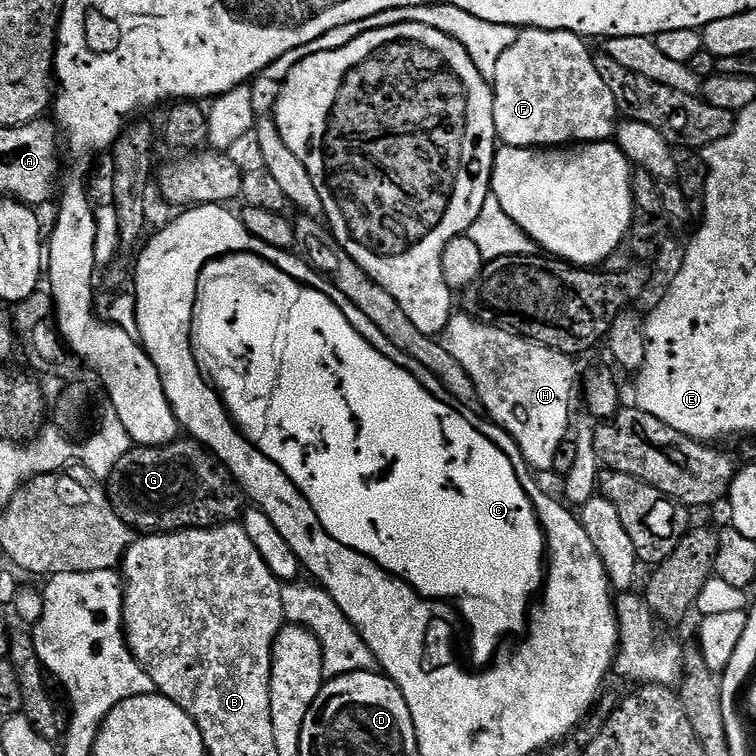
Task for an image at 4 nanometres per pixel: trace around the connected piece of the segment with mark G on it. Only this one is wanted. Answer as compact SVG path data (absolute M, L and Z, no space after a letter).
M177 438L172 444L166 444L162 448L142 448L133 446L128 453L122 457L121 461L114 466L112 475L106 481L106 491L108 501L114 506L118 518L126 522L129 528L140 534L175 534L183 532L186 528L220 528L224 524L231 524L239 521L246 511L246 497L240 488L239 482L232 477L230 470L223 464L214 453L209 452L203 444L191 438Z

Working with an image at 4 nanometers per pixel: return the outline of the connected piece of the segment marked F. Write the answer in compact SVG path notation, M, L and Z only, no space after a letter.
M525 28L520 37L498 58L498 70L494 70L494 78L491 80L492 97L494 98L494 126L496 135L501 145L509 148L546 148L549 146L575 146L577 144L594 144L597 142L608 142L613 139L618 127L618 109L614 102L614 94L610 94L606 82L602 82L598 75L596 56L587 48L585 37L575 36L572 32L551 32L545 28Z

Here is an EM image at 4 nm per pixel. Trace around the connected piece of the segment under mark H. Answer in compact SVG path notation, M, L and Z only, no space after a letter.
M454 314L448 319L448 325L442 333L442 343L450 350L450 354L454 354L454 358L458 358L462 370L470 374L470 382L474 382L480 408L486 413L487 419L512 435L529 468L537 473L551 473L554 454L570 432L568 419L572 416L572 383L576 380L573 357L514 332L495 328L493 324L484 324L467 314Z

